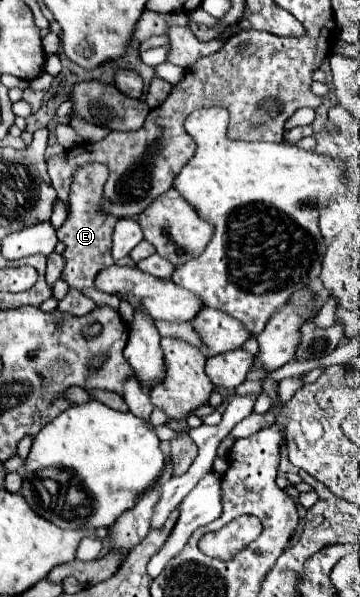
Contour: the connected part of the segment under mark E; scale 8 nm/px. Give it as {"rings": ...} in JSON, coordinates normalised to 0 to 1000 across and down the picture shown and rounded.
{"rings":[[[269,271],[233,276],[211,285],[192,320],[197,357],[192,357],[186,370],[175,374],[175,380],[158,387],[158,397],[164,397],[164,404],[181,407],[175,430],[186,437],[169,467],[181,467],[192,474],[192,481],[208,481],[231,494],[253,497],[269,511],[303,511],[303,514],[325,518],[331,514],[325,494],[286,491],[258,474],[264,464],[269,464],[269,457],[281,451],[314,444],[314,430],[308,430],[308,394],[314,394],[319,367],[308,360],[292,360],[292,357],[275,353],[281,333],[286,333],[286,310],[297,303],[297,293],[303,293],[297,280]]]}

